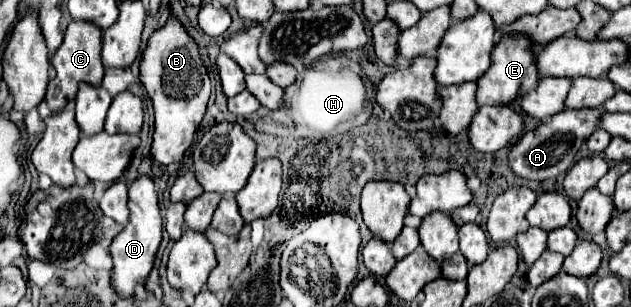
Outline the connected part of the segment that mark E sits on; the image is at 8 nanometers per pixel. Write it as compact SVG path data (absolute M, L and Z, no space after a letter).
M525 33L503 35L503 39L495 45L491 55L491 69L479 79L477 83L477 103L479 105L509 105L521 95L535 89L539 83L539 69L537 69L537 55L539 45L535 45Z

